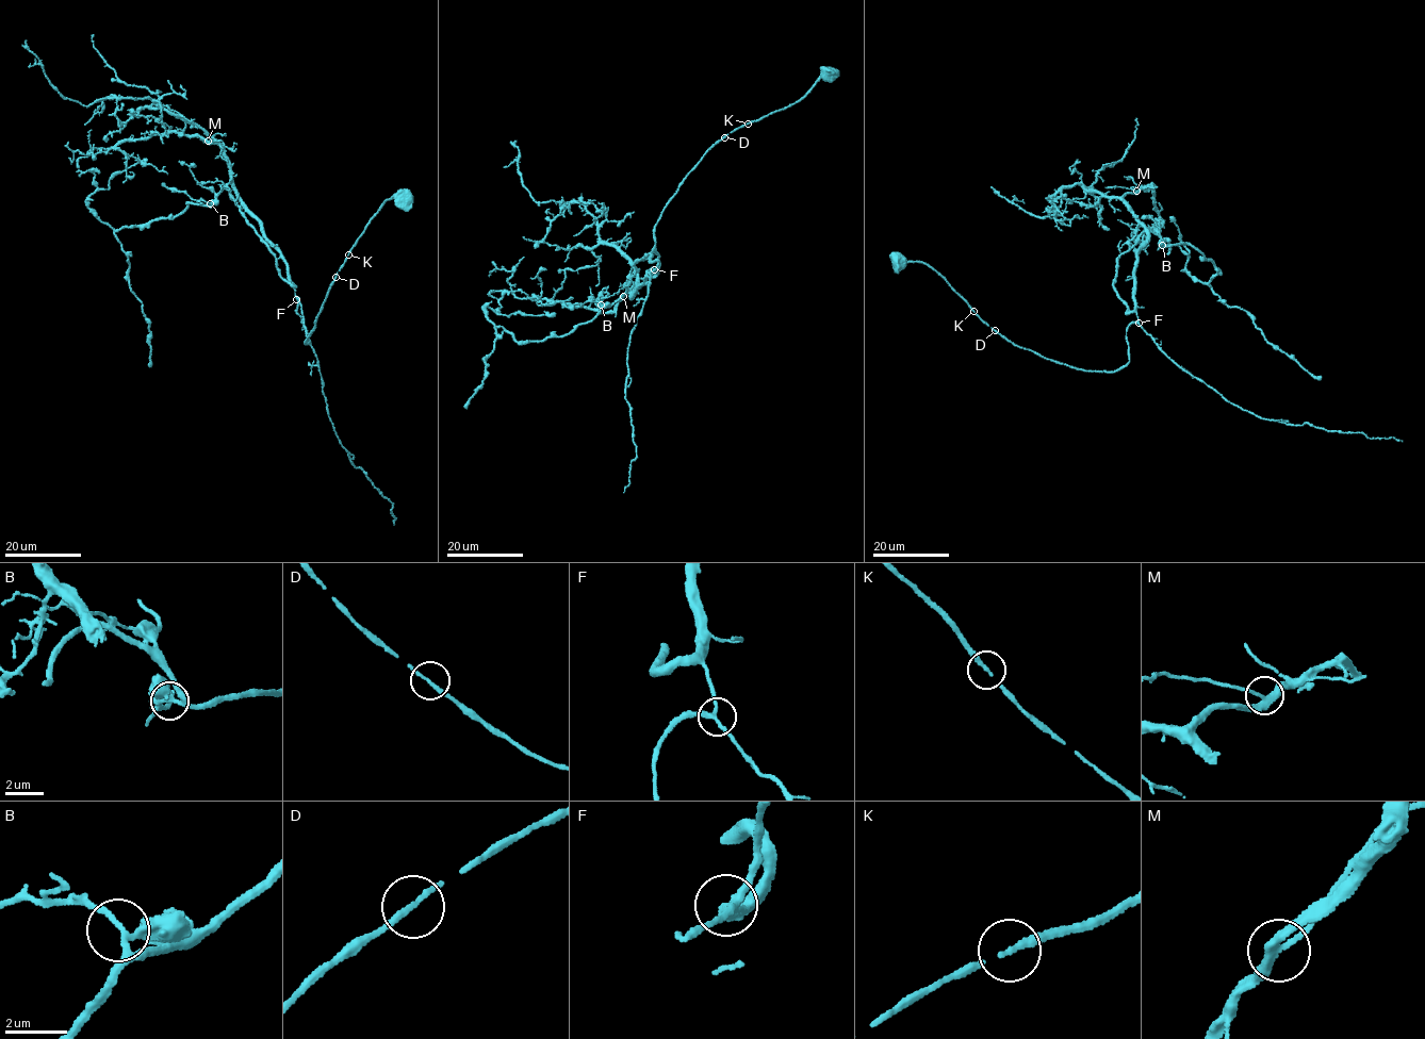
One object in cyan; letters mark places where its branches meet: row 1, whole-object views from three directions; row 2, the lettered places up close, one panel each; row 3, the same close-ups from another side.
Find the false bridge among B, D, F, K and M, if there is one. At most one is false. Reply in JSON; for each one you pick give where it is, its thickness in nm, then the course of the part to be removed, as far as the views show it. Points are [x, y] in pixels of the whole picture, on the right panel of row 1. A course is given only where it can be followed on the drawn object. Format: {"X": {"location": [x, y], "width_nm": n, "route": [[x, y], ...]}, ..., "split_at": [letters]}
{"split_at": []}

